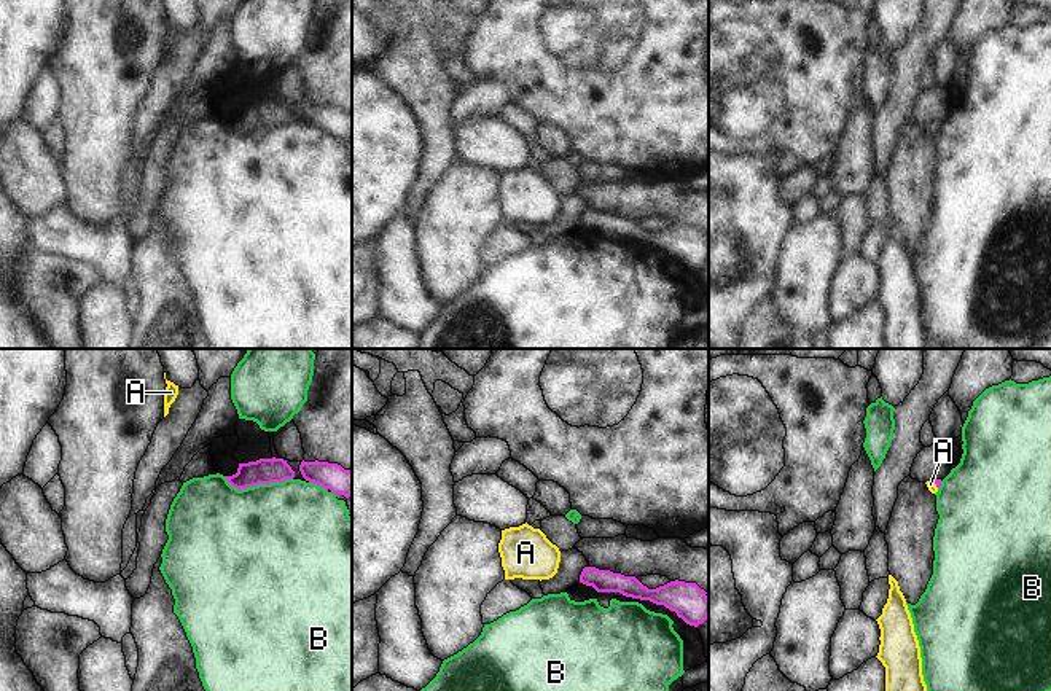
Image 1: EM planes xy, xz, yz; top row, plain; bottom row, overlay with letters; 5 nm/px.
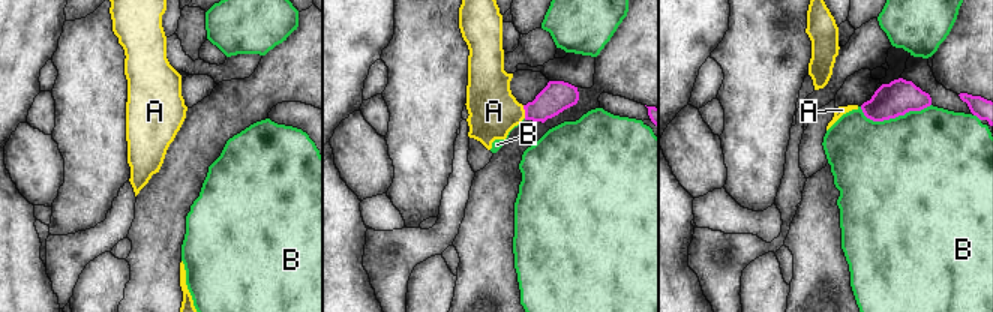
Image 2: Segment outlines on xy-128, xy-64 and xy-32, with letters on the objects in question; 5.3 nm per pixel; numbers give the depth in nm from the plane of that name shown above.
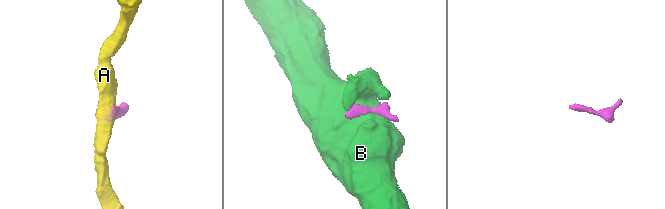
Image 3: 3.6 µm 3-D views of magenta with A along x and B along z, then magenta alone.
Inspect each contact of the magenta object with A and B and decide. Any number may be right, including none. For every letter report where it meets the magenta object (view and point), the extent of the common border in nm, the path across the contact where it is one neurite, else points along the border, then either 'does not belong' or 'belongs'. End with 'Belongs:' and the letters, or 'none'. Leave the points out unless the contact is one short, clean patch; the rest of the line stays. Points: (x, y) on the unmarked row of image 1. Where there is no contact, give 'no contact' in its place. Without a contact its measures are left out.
A: meets magenta in yz at (935, 126); contact 50 nm long; runs through yz (937, 124), (935, 126), (930, 128); belongs
B: meets magenta in xy at (258, 126); contact 360 nm long; does not belong
Belongs: A

